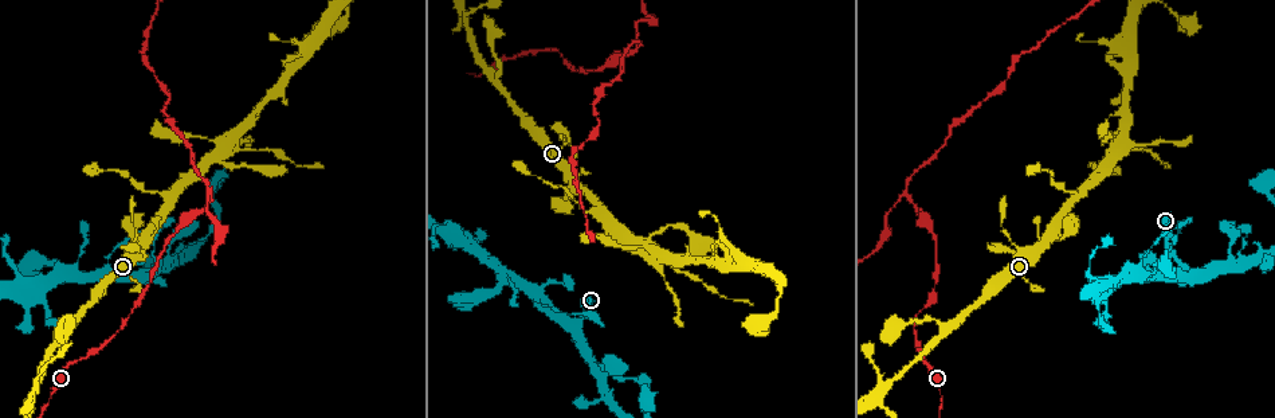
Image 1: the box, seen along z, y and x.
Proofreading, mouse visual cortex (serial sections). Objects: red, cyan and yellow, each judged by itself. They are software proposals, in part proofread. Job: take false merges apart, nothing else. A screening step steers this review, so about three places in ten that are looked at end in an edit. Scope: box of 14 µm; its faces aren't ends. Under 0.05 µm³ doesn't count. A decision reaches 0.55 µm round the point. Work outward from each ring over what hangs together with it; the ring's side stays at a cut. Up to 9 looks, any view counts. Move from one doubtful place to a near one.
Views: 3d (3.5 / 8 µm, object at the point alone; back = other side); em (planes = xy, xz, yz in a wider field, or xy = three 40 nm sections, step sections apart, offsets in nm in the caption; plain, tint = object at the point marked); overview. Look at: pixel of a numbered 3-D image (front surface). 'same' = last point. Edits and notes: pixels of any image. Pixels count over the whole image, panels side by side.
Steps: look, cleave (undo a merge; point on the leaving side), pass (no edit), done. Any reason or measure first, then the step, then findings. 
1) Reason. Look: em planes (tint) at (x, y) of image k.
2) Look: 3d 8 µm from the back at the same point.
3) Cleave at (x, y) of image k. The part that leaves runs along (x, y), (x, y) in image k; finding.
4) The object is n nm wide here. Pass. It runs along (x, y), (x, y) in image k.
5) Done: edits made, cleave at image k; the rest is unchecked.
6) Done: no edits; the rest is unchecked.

Thick turns thin. Look: 3d 8 µm at (106, 273) of image 1.

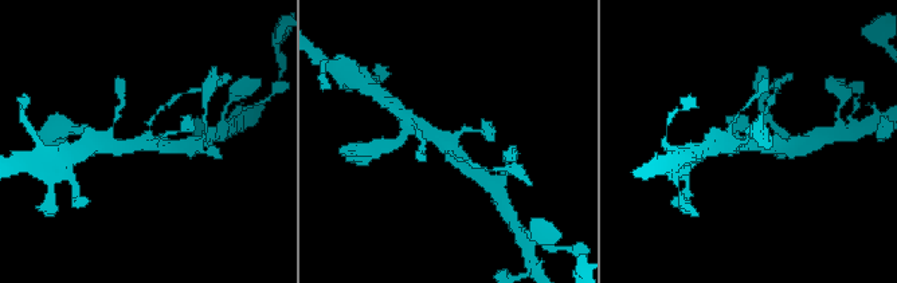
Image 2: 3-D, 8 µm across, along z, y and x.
Need the tissue. Look: em xy step 2 (tint) at (448, 142) of image 2.

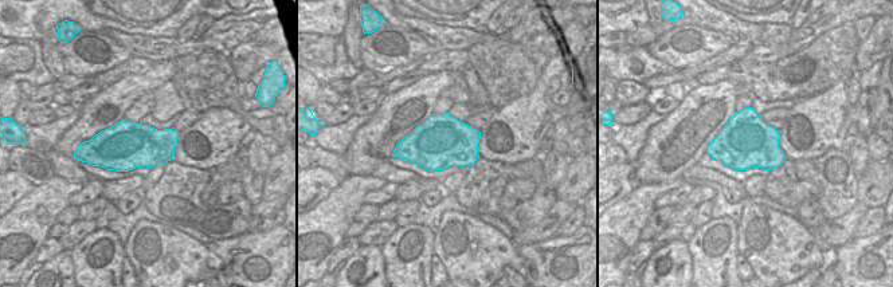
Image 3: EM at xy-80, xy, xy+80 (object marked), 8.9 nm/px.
4 arms meet here; the arms are 100, 150, 300, 400 nm wide. Pass. It runs along (480, 172), (414, 122) in image 2; one cell here.

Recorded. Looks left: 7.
A fork. Look: em xy step 5 (tint) at (172, 201) of image 1.

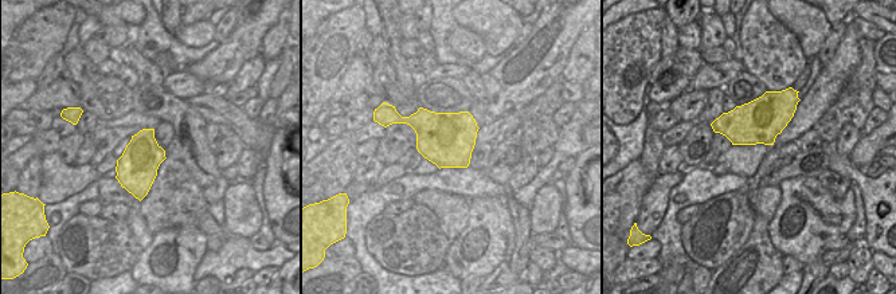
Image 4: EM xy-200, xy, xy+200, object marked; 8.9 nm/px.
Look: 3d 3.5 µm from the back at the same point.

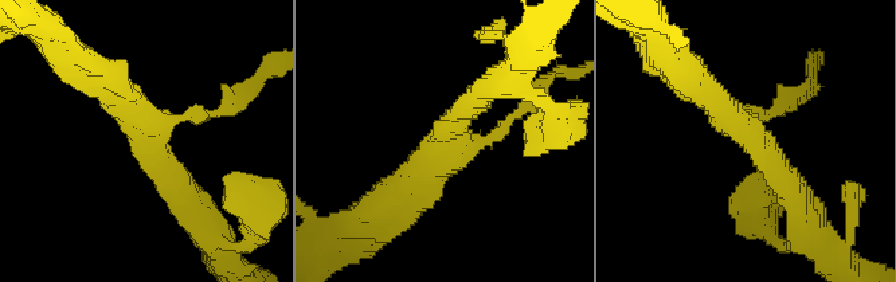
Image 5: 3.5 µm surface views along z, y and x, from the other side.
The arms are 150, 350, 350 nm wide. Pass. It runs along (798, 204), (754, 138), (691, 81) in image 5; continuous, no second cell.

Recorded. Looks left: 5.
Branch point. Look: 3d 3.5 µm at (906, 194) of image 1.

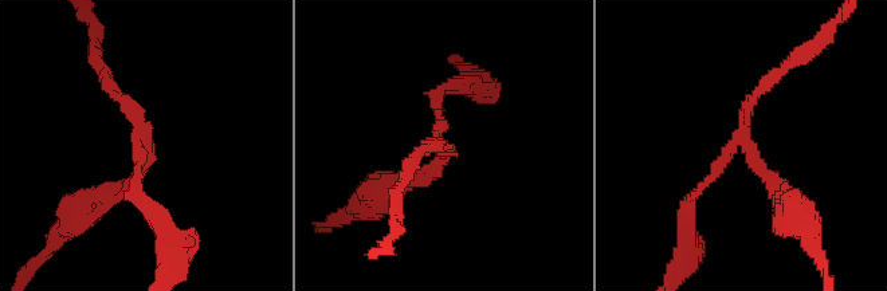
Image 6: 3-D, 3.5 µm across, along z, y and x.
3 arms meet here; the arms are 150, 150, 250 nm wide; now the EM. Look: em xy step 5 (tint) at (145, 147) of image 6.

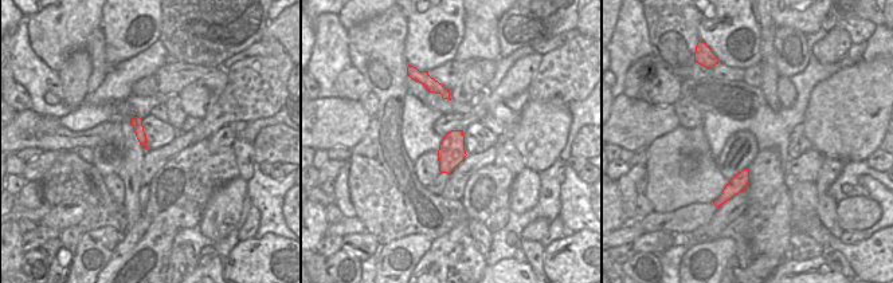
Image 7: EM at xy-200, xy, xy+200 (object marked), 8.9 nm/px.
The object is 240 nm wide here. Cleave at (112, 89) of image 6. The part that leaves runs along (140, 120), (106, 83), (94, 34) in image 6; a second cell is stuck on.

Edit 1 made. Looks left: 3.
Two arms in line, one across. Look: 3d 3.5 µm at (945, 331) of image 1.

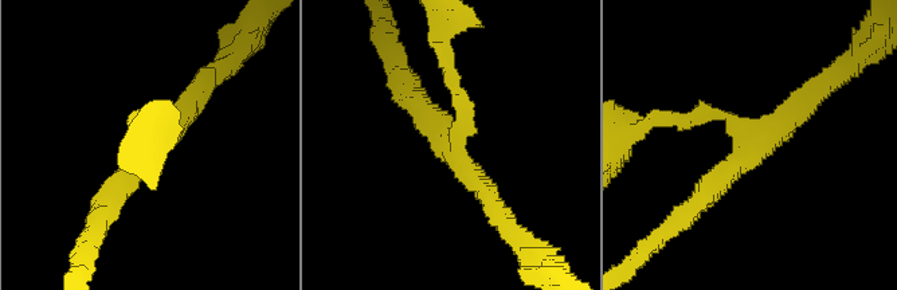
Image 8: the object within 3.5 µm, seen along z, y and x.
Look: em planes (tint) at (452, 151) of image 8.

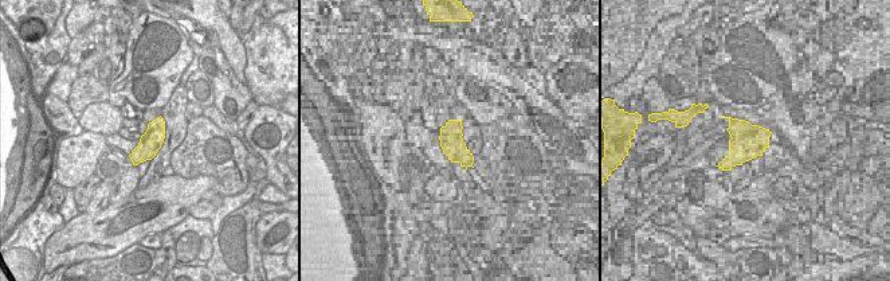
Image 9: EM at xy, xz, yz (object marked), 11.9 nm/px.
The object is 280 nm wide here. Pass. It runs along (813, 95), (698, 199) in image 8; all the same cell.

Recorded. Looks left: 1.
Done: edits made, cleave at image 6; the rest is unchecked.

